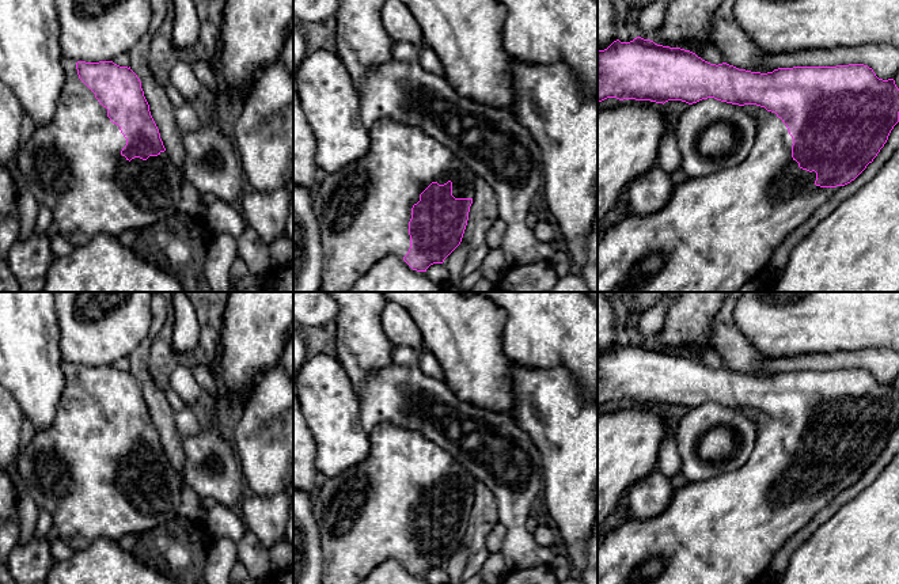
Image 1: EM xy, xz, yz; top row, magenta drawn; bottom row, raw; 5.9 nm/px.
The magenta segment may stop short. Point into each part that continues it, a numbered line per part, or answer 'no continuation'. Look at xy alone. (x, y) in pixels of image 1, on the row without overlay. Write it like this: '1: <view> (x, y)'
1: xy (74, 469)

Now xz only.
1: xz (363, 514)

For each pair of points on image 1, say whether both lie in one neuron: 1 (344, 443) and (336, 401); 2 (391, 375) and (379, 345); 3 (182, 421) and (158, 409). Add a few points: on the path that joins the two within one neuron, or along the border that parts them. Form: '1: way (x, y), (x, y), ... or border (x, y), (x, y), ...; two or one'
1: way (337, 432), (336, 412); one
2: border (391, 361), (361, 385); two
3: border (173, 413), (175, 428), (182, 438); two

